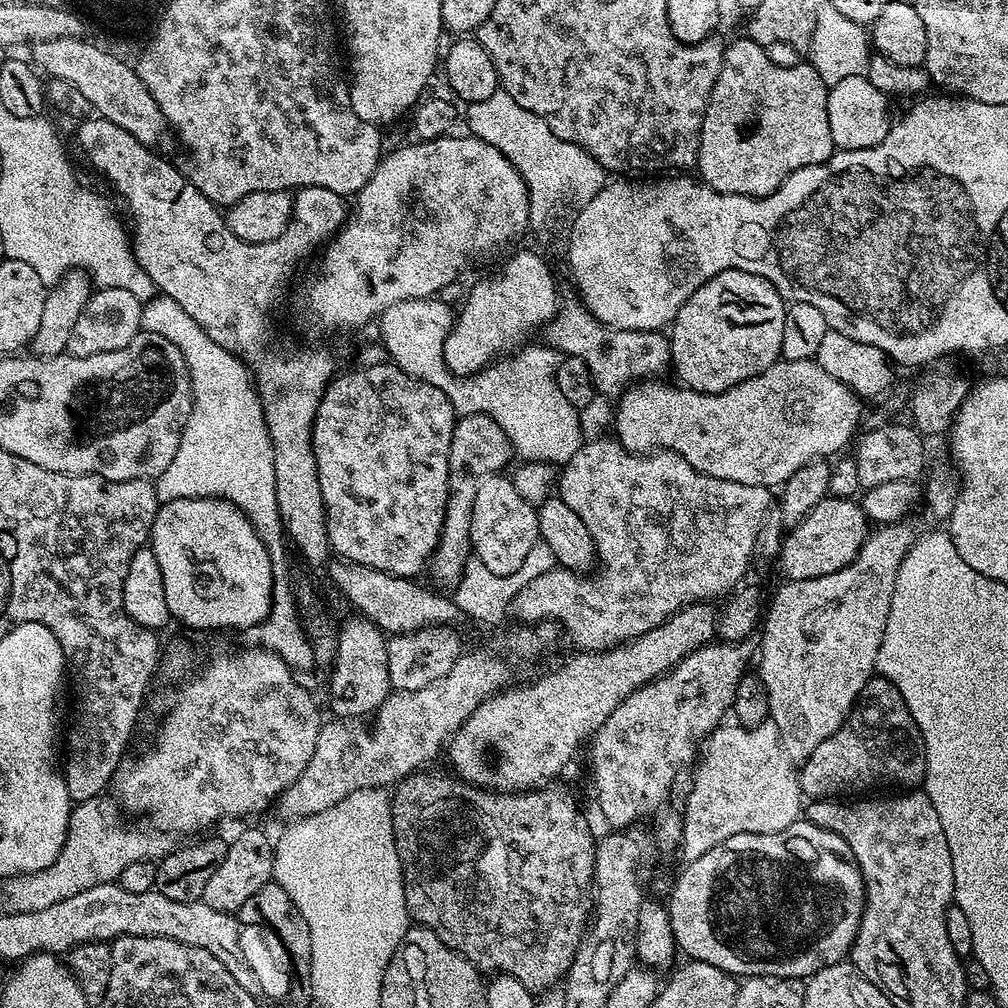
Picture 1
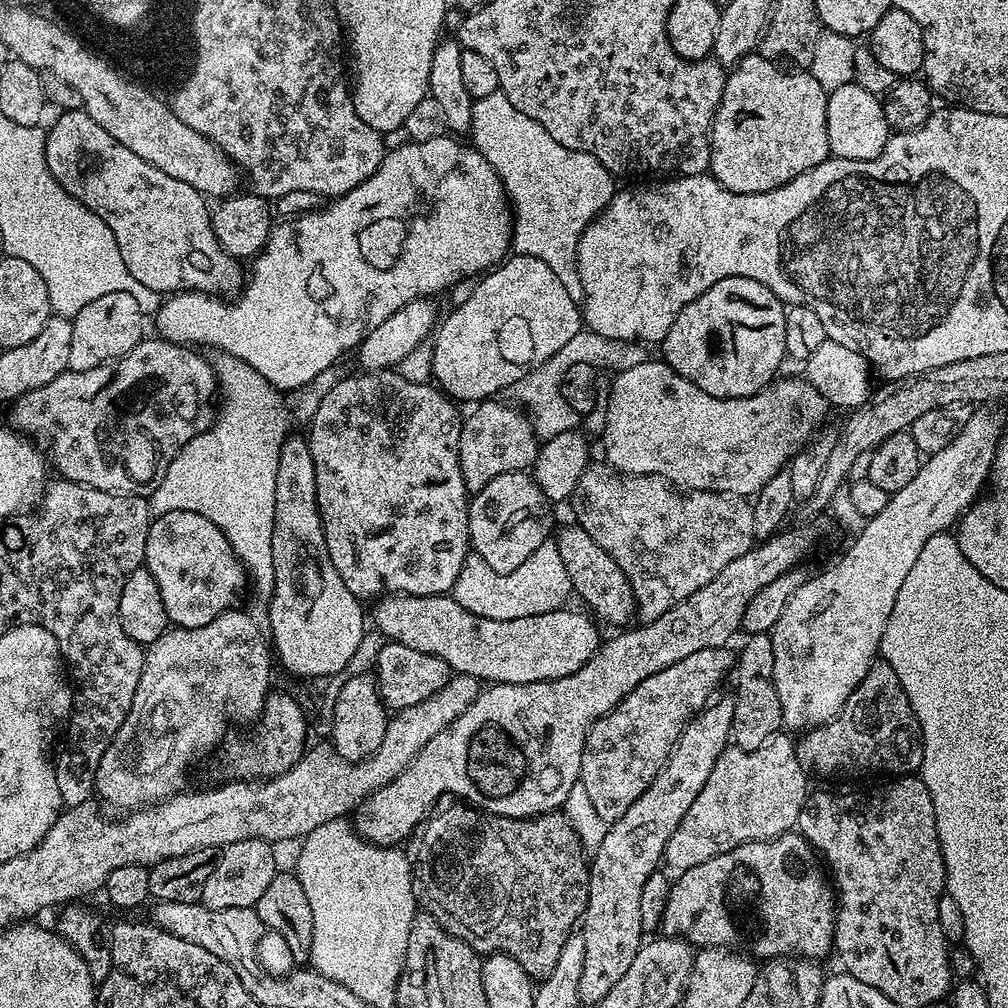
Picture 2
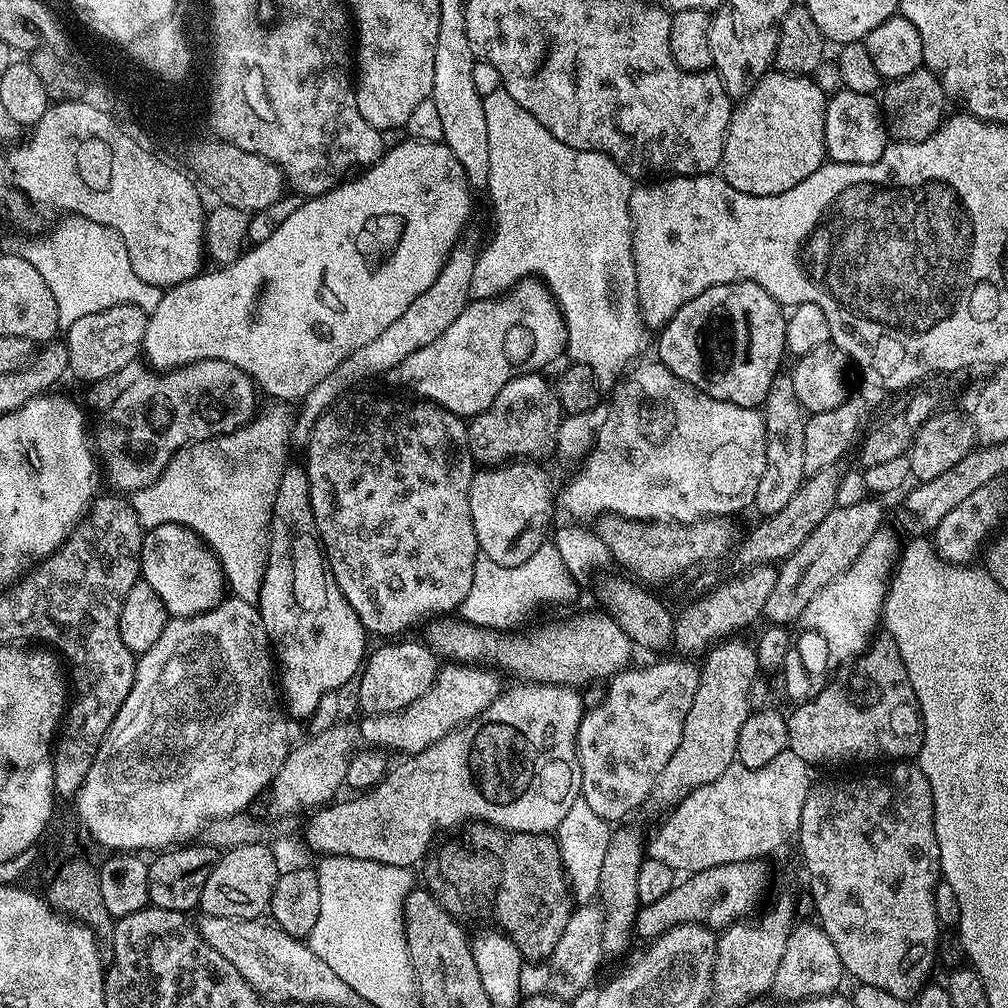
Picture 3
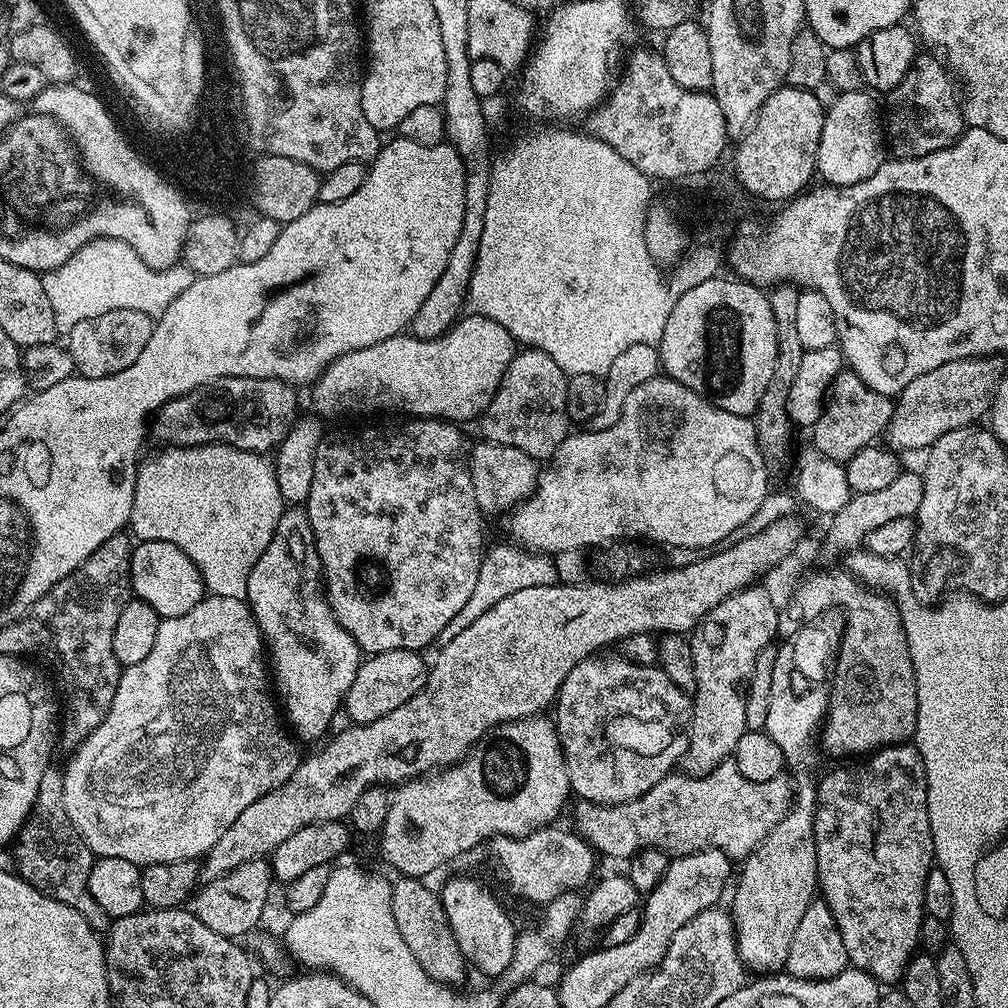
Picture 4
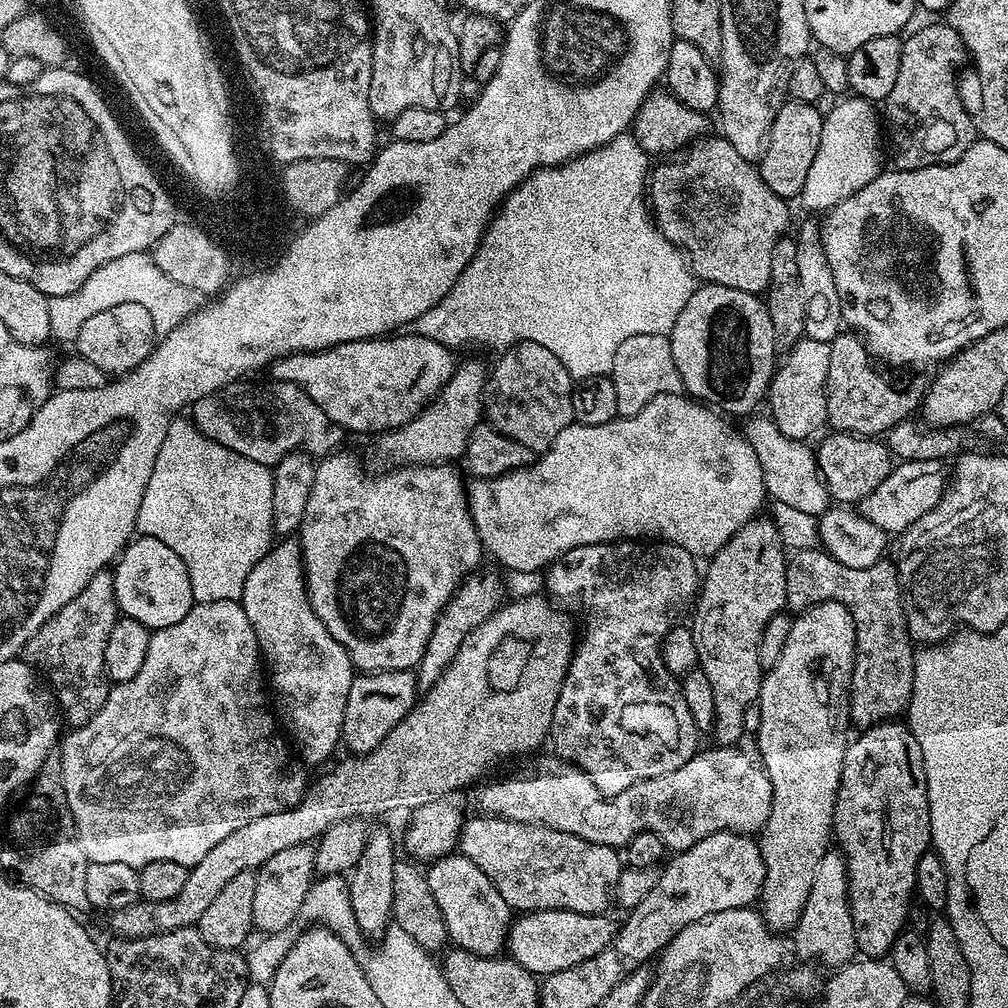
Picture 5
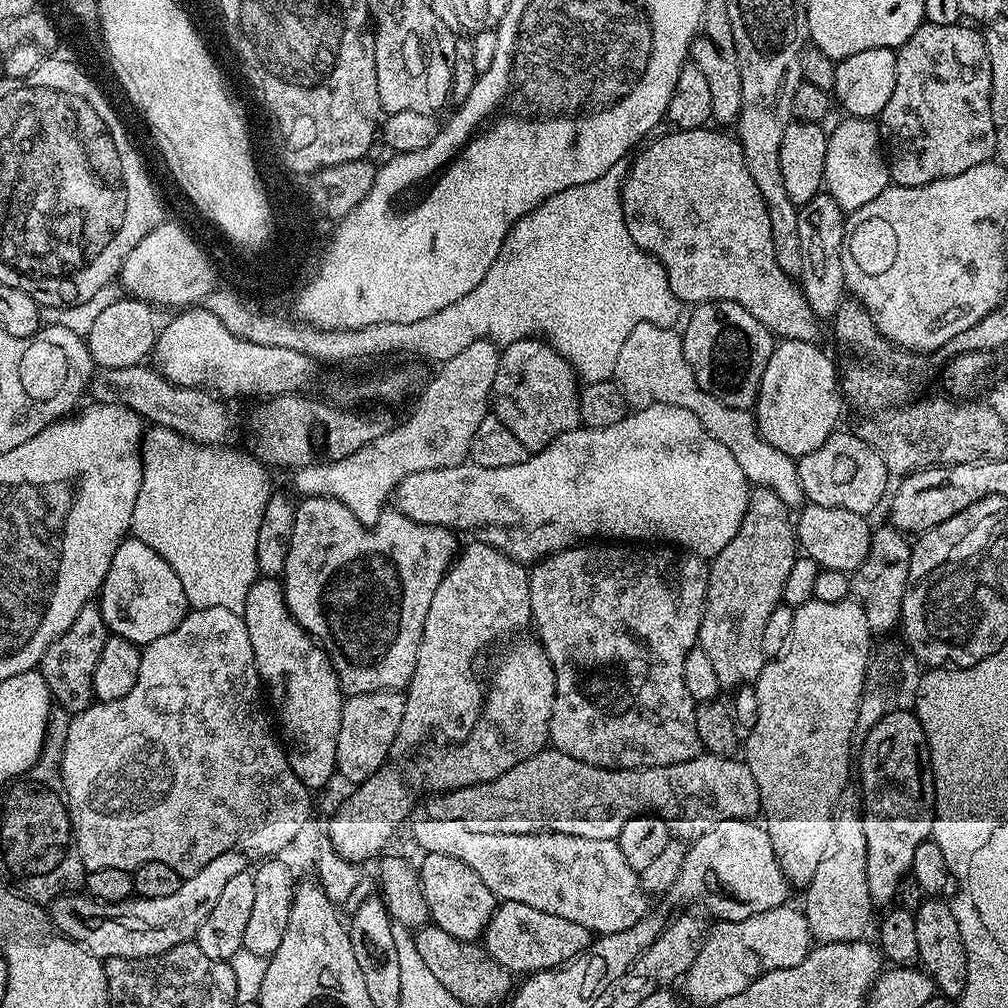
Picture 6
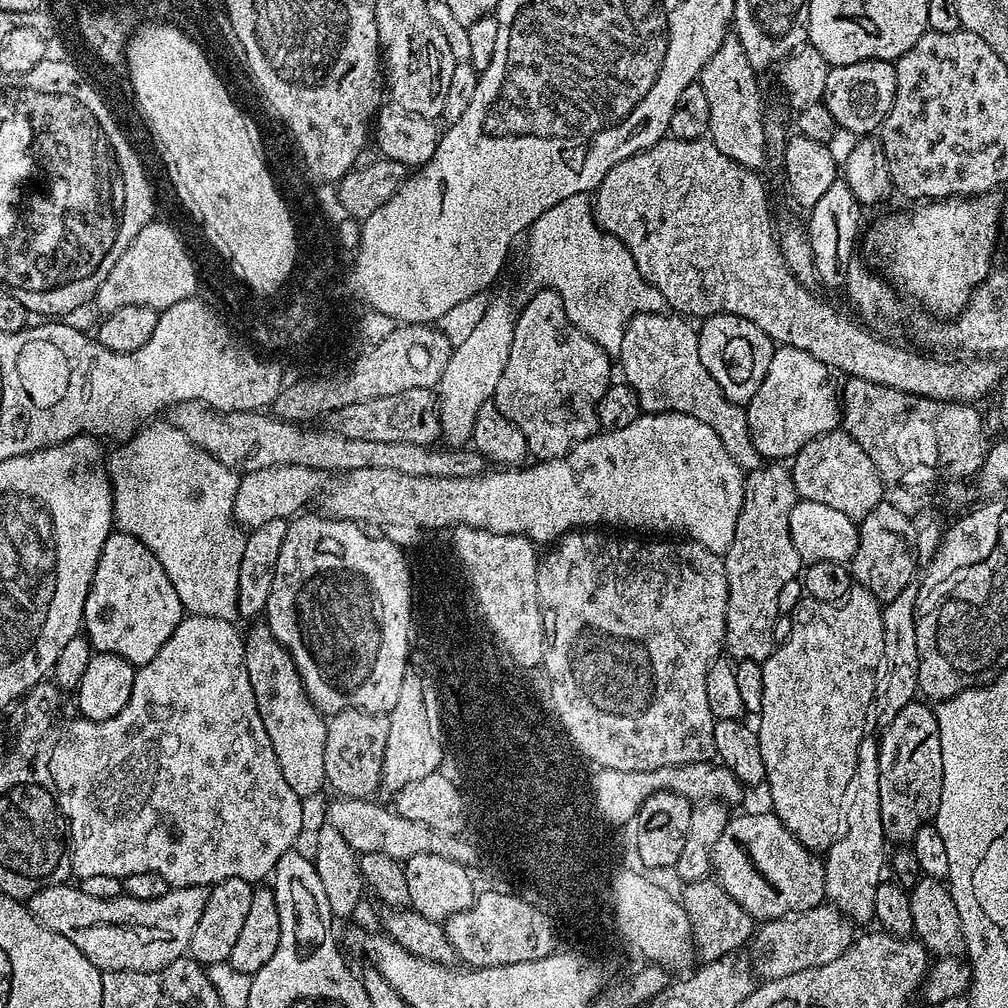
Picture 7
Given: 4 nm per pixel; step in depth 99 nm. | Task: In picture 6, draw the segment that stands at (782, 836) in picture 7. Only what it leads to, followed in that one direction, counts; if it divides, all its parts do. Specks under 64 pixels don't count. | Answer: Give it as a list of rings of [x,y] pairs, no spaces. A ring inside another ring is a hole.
[[[755,819],[716,820],[713,825],[687,845],[685,861],[670,896],[680,904],[701,904],[720,922],[745,920],[785,904],[790,885],[774,854],[767,827]]]

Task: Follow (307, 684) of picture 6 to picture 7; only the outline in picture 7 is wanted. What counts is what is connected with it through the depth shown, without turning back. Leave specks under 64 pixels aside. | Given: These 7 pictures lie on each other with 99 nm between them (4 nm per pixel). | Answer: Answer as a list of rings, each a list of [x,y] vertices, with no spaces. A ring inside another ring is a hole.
[[[256,622],[244,636],[246,670],[250,674],[250,690],[258,702],[258,714],[266,734],[270,734],[270,746],[278,754],[278,766],[282,766],[282,778],[286,778],[290,790],[302,798],[309,798],[325,787],[326,734],[328,720],[312,704],[298,674],[292,655],[274,638],[267,623]]]

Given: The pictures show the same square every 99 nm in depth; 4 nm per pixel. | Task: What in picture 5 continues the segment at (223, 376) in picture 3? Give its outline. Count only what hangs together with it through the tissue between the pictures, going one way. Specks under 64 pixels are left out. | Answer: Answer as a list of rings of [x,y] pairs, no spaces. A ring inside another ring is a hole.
[[[237,382],[235,384],[227,384],[225,388],[220,388],[217,392],[211,392],[210,394],[206,394],[202,398],[198,398],[193,401],[190,405],[190,413],[192,412],[192,416],[190,415],[191,423],[196,425],[198,431],[203,434],[203,436],[209,436],[211,440],[214,442],[218,442],[222,446],[226,446],[230,450],[234,450],[238,454],[242,454],[246,458],[250,458],[254,462],[262,462],[263,464],[267,464],[269,466],[275,466],[278,461],[283,458],[286,454],[290,454],[291,452],[303,449],[303,451],[307,452],[309,456],[313,458],[323,458],[339,449],[341,447],[340,444],[346,439],[346,433],[344,429],[339,428],[337,424],[332,424],[326,418],[326,414],[322,414],[322,410],[320,407],[315,404],[310,397],[306,395],[306,393],[300,389],[296,384],[282,384],[279,382],[267,382],[268,384],[244,384],[248,382]]]

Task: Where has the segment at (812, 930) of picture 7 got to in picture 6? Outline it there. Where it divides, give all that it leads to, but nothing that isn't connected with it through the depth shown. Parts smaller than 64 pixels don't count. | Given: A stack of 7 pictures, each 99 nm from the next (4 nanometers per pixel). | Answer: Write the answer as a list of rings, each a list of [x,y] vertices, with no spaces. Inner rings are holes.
[[[787,903],[783,904],[782,906],[778,906],[774,910],[766,910],[762,914],[754,914],[753,916],[751,916],[750,918],[746,918],[745,920],[725,920],[723,922],[717,923],[715,926],[717,928],[714,929],[713,932],[712,932],[712,929],[711,929],[711,931],[709,931],[707,933],[707,935],[705,935],[705,937],[704,937],[704,939],[703,939],[703,941],[700,945],[700,953],[698,953],[698,955],[694,958],[694,962],[690,966],[690,970],[682,978],[682,985],[684,984],[684,992],[685,992],[685,993],[683,992],[683,995],[686,997],[686,1000],[687,1000],[686,995],[688,995],[688,1000],[692,1004],[708,1004],[708,1006],[714,1006],[718,1002],[722,1002],[722,998],[730,998],[734,994],[738,994],[742,990],[746,990],[746,986],[750,986],[750,982],[754,982],[760,976],[765,976],[765,974],[767,972],[773,972],[774,970],[778,970],[779,968],[789,968],[790,966],[798,966],[798,962],[802,962],[806,958],[806,954],[808,952],[811,952],[813,947],[814,947],[814,937],[812,935],[812,931],[810,930],[810,926],[808,925],[808,919],[804,917],[803,911],[801,911],[801,909],[799,907],[791,908],[791,906],[789,906]]]

